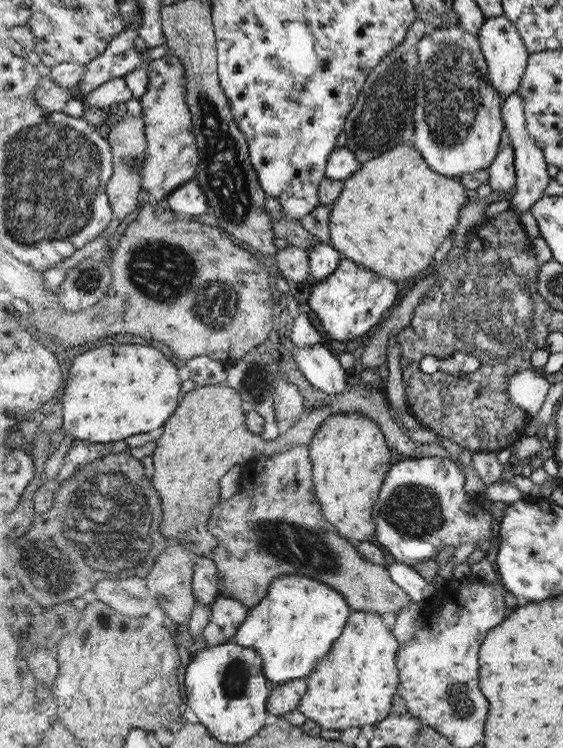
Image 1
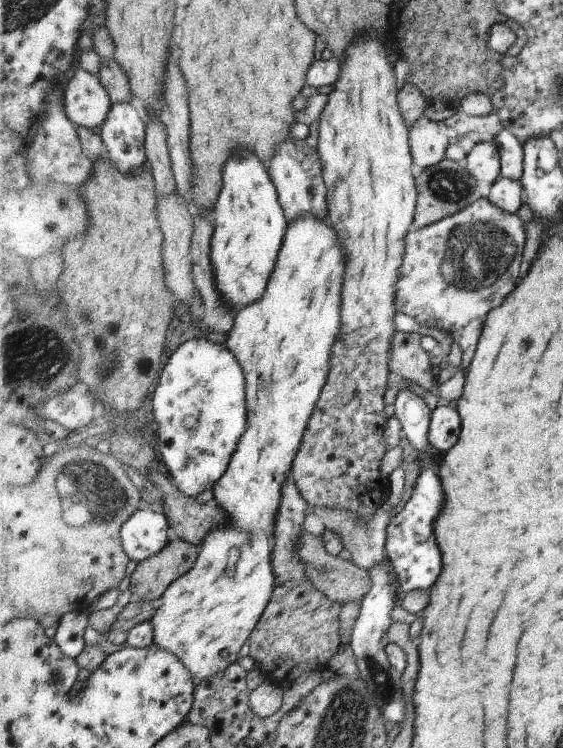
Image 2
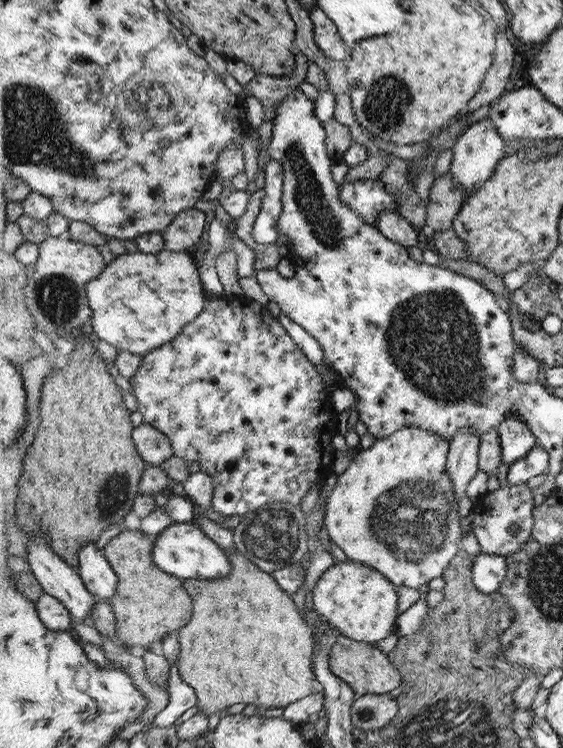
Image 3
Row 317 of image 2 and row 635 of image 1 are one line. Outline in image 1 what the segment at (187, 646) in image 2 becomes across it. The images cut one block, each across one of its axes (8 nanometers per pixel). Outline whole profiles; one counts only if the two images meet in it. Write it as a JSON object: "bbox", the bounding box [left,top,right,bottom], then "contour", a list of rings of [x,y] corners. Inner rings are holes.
{"bbox":[236,576,350,684],"contour":[[[280,576],[257,606],[249,609],[236,642],[254,648],[263,658],[265,676],[279,684],[304,679],[333,649],[333,644],[349,622],[350,608],[342,594],[323,580],[297,576]]]}

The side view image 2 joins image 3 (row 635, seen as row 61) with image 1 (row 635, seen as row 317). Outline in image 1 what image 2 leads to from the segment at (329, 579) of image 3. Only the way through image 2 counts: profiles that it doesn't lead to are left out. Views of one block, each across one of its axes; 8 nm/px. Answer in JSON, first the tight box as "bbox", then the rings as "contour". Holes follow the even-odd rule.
{"bbox":[297,610,400,731],"contour":[[[355,610],[332,651],[315,667],[314,676],[306,678],[306,694],[297,709],[326,730],[343,731],[382,722],[390,714],[396,686],[400,686],[396,652],[398,642],[386,628],[384,616]]]}

